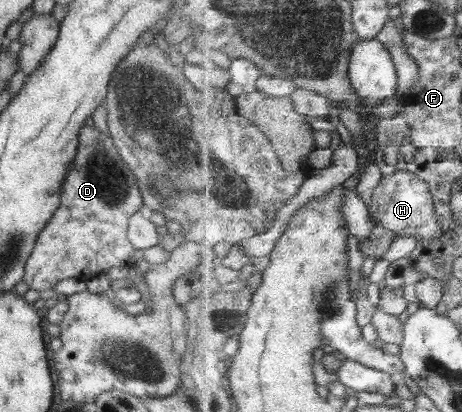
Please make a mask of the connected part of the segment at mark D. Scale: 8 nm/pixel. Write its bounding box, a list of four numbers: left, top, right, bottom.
[21,126,143,296]

